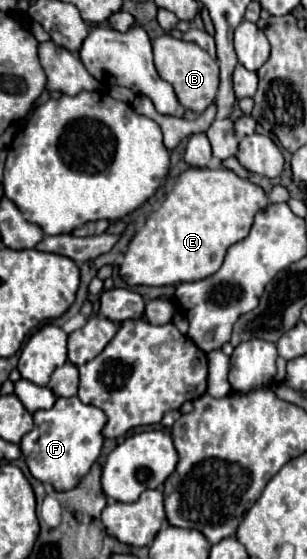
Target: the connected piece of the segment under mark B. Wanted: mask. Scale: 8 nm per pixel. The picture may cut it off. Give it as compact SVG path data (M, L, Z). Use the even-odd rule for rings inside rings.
M162 35L152 41L154 47L154 63L158 69L158 75L168 81L174 87L174 93L184 109L190 109L194 113L204 113L216 99L218 83L220 83L220 69L218 61L212 59L204 49L200 49L196 43L188 43L182 39L174 39L172 35Z

